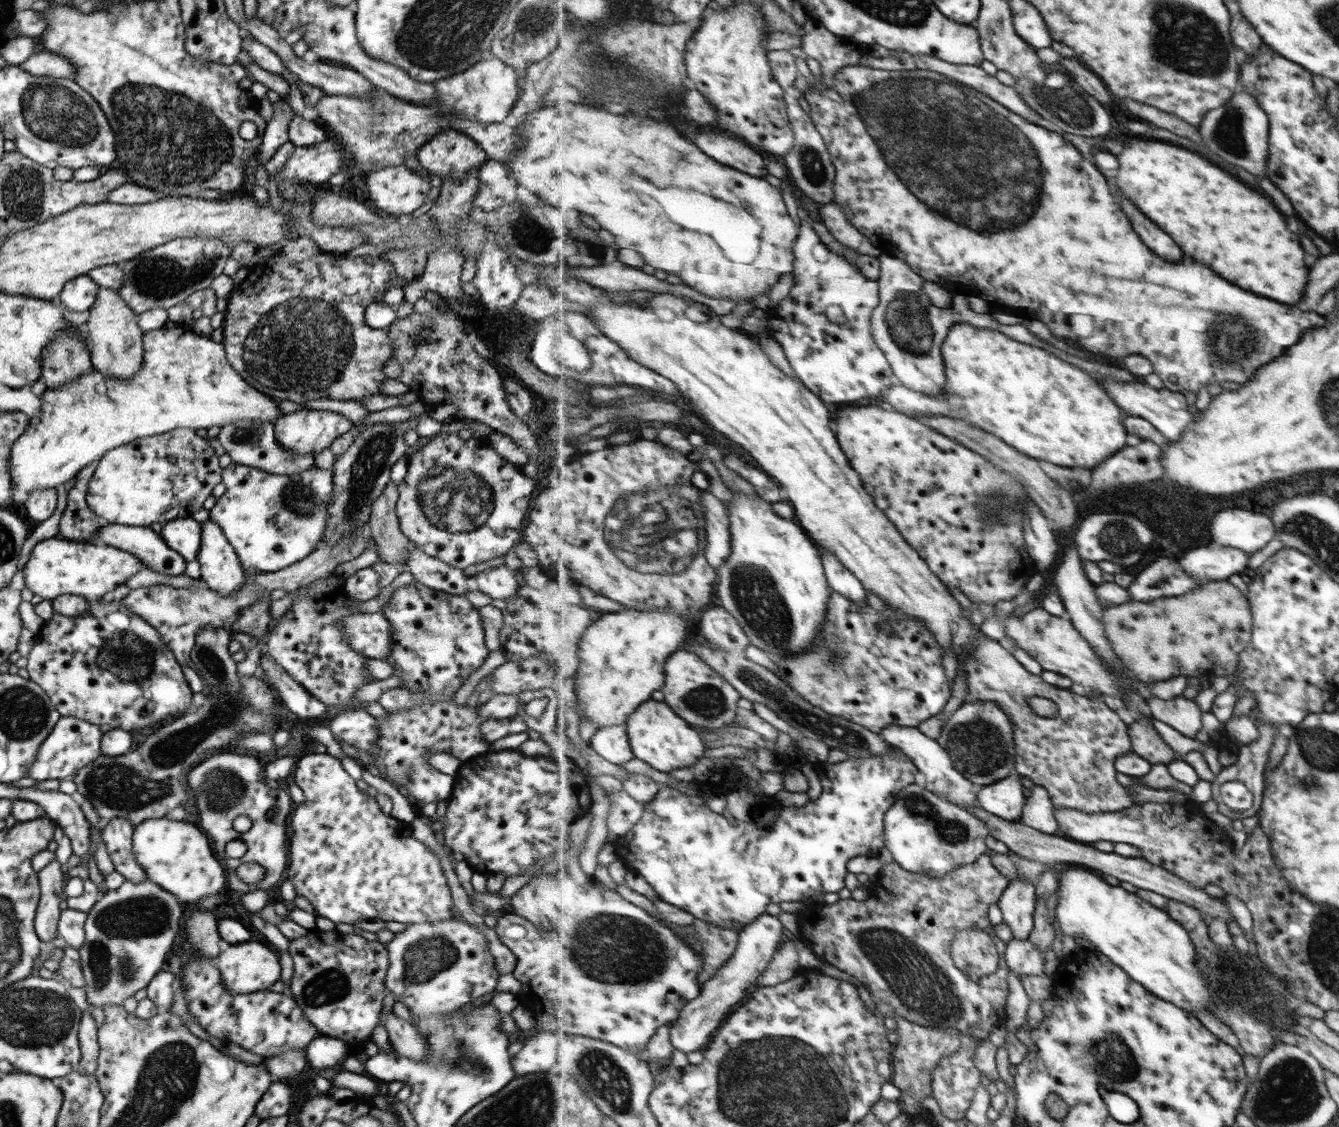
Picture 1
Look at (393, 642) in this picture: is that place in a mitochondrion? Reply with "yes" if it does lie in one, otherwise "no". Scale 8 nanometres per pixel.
no

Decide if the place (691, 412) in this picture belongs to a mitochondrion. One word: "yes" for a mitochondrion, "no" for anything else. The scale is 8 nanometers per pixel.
no

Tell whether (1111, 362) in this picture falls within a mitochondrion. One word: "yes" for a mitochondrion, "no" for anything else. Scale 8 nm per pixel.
no

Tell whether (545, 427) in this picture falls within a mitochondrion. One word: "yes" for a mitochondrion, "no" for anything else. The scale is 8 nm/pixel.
no

